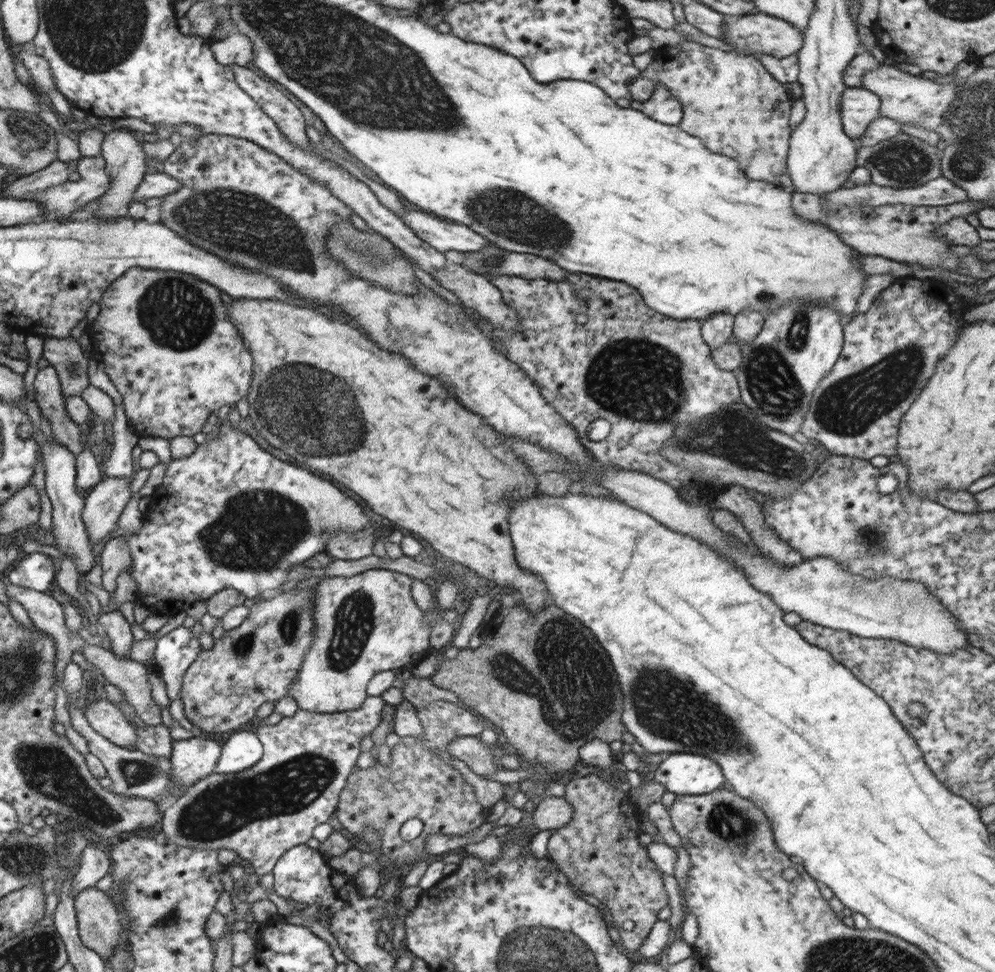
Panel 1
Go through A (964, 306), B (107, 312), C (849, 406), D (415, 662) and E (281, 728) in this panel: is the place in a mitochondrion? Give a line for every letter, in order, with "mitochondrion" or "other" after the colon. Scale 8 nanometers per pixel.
A: other
B: other
C: mitochondrion
D: other
E: other

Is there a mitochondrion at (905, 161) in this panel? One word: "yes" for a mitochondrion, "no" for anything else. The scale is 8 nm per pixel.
yes

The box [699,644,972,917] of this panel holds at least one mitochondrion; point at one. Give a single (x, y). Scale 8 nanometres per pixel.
(732, 824)

